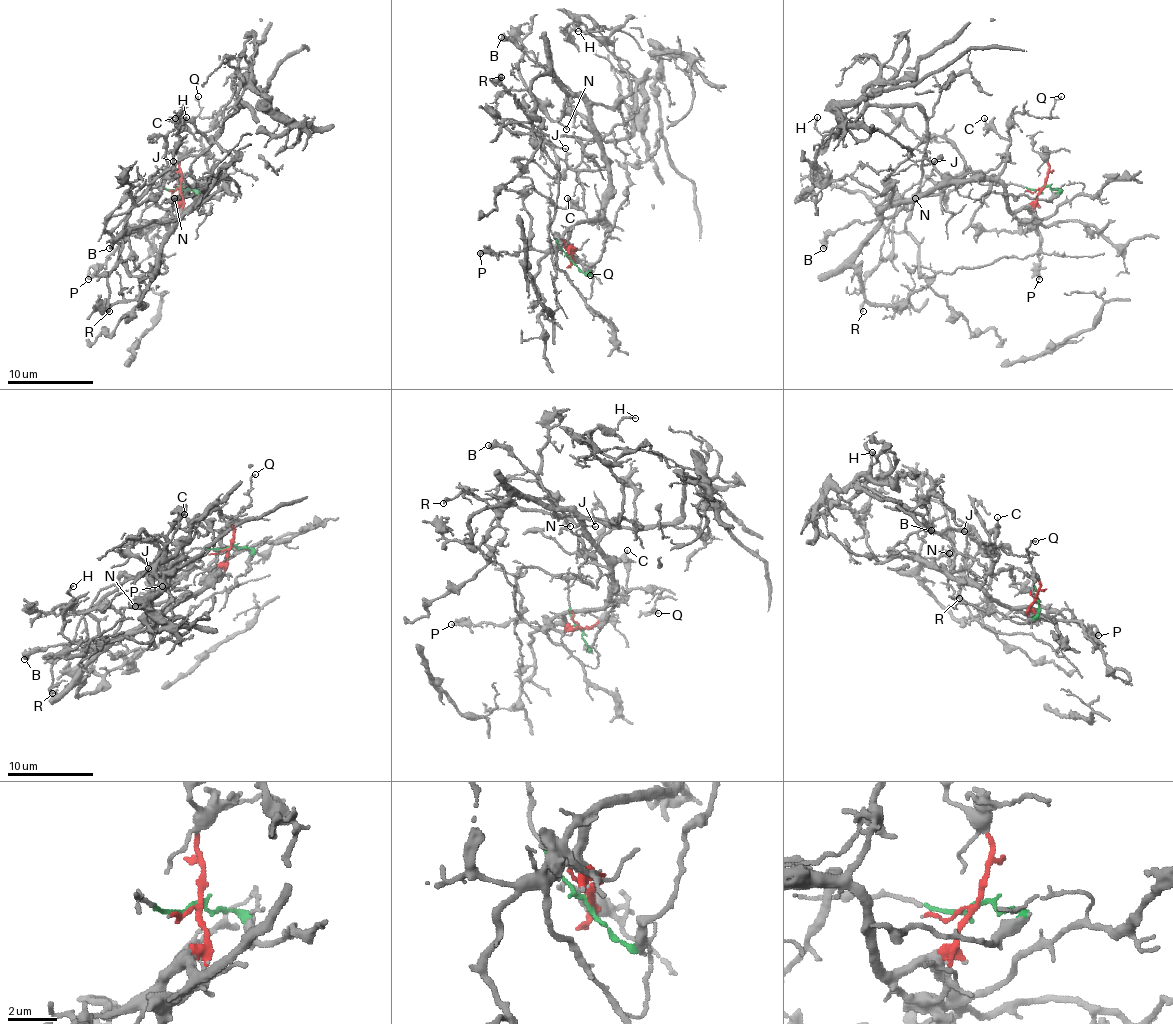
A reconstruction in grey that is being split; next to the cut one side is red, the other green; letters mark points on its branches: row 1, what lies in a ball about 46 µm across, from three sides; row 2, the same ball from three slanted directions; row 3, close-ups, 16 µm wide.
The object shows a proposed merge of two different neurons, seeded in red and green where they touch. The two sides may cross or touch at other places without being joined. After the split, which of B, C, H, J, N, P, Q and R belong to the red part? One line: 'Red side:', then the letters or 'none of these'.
Red side: B, C, H, N, P, Q

